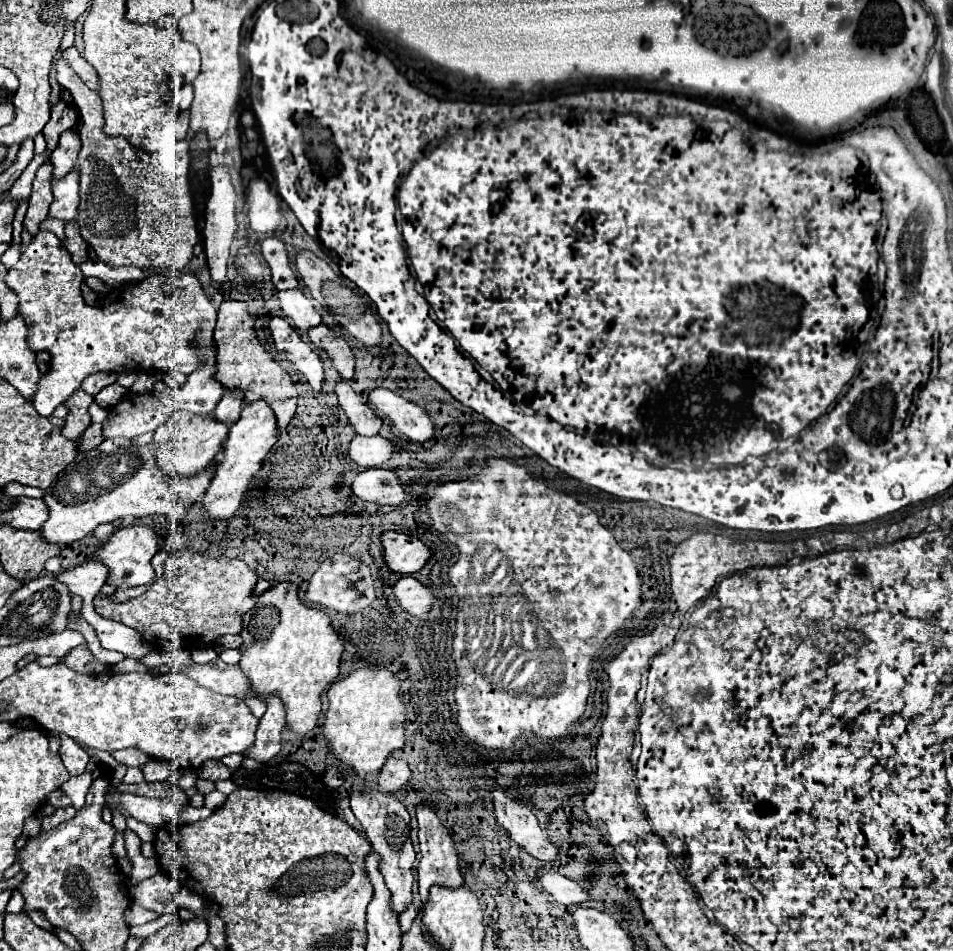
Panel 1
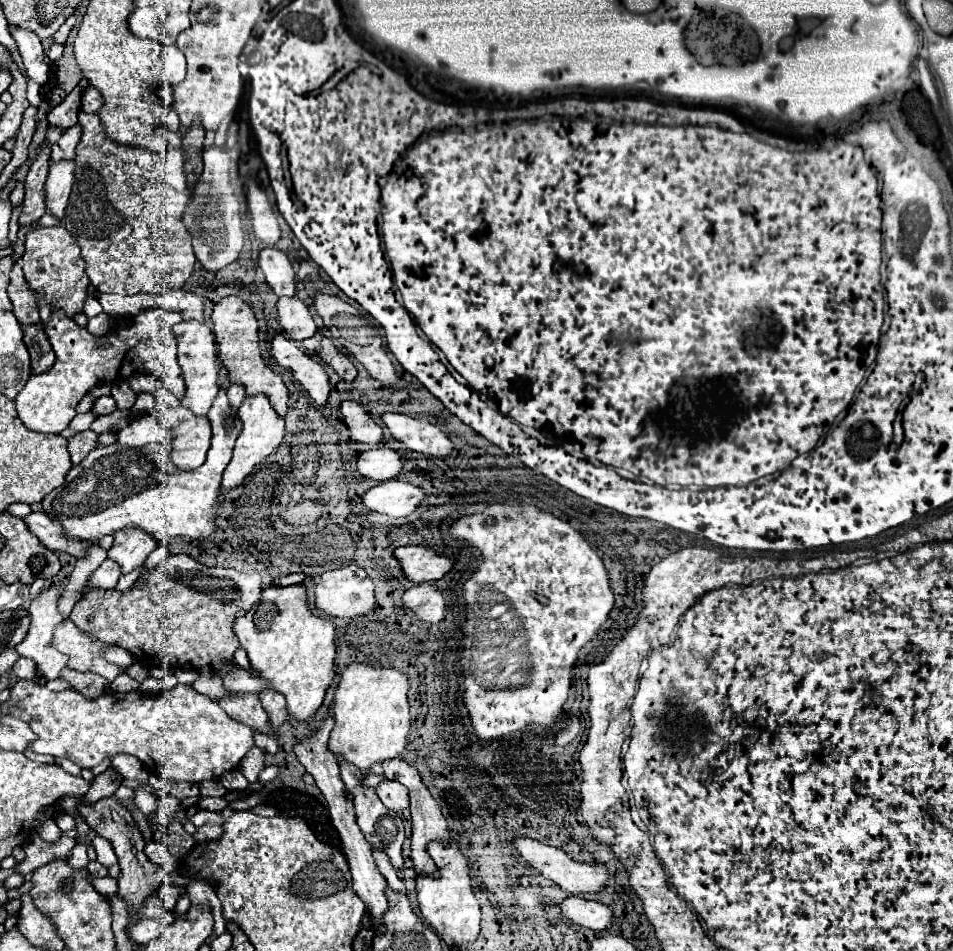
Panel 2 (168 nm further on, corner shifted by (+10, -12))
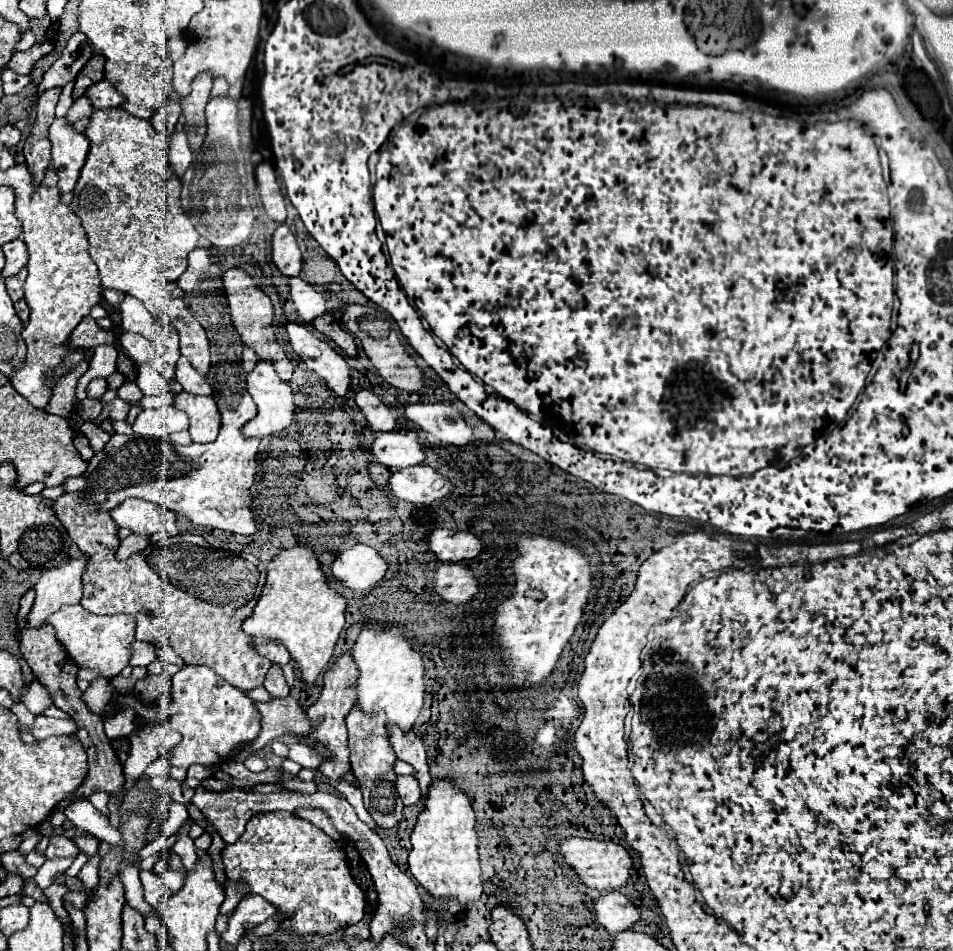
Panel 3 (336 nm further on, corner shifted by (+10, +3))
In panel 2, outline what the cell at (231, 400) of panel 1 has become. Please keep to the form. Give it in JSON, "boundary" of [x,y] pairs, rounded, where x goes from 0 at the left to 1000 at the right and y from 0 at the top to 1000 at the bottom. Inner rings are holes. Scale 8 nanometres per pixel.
{"boundary":[[[240,404],[238,406],[238,419],[240,419],[240,425],[244,427],[244,431],[249,431],[257,419],[257,412],[251,404]]]}

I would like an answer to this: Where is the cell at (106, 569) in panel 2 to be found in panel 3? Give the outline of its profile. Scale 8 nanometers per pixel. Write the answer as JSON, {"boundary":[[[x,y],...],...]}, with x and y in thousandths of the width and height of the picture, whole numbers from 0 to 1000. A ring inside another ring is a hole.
{"boundary":[[[140,560],[140,563],[135,563],[133,567],[127,569],[127,573],[125,573],[125,577],[123,577],[123,588],[133,588],[135,584],[152,577],[152,575],[156,573],[156,569],[158,569],[158,565],[150,563],[150,560],[146,560],[146,563]]]}

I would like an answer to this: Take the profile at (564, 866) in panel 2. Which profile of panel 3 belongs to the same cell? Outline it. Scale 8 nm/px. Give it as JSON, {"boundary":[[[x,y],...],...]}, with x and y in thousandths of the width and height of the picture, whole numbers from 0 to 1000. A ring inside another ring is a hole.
{"boundary":[[[601,880],[601,882],[591,884],[587,891],[589,891],[589,897],[591,897],[593,905],[601,914],[608,916],[608,924],[616,933],[626,935],[631,939],[652,935],[654,931],[658,931],[658,926],[664,918],[664,903],[658,897],[658,893],[652,891],[652,889],[645,889],[641,884],[624,884],[624,882],[605,882],[605,880]]]}

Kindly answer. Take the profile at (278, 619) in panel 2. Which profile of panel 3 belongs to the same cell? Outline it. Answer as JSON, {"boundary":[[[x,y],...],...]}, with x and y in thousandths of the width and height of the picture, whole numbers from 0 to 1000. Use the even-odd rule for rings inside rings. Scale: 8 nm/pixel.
{"boundary":[[[312,573],[295,579],[286,590],[282,590],[280,611],[272,634],[265,647],[257,651],[255,659],[257,666],[268,670],[295,674],[314,699],[318,716],[328,720],[349,691],[349,680],[362,657],[362,640],[364,630],[345,617],[331,579]]]}

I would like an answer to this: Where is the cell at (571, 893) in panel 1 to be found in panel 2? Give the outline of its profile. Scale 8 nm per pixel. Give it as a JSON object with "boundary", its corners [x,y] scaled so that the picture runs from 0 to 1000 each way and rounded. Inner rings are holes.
{"boundary":[[[595,942],[587,951],[587,955],[595,967],[612,976],[635,978],[643,970],[643,959],[635,951],[624,948],[624,946],[614,946],[610,942]]]}

